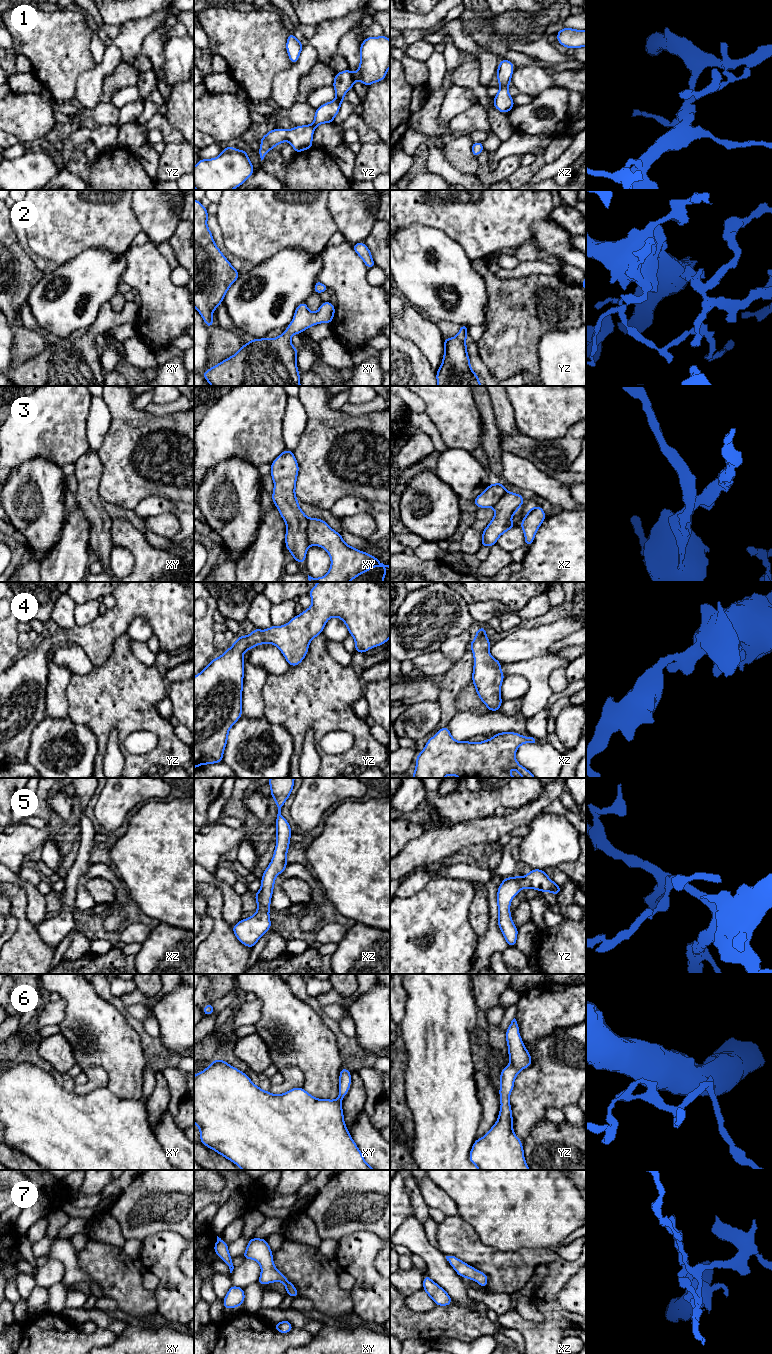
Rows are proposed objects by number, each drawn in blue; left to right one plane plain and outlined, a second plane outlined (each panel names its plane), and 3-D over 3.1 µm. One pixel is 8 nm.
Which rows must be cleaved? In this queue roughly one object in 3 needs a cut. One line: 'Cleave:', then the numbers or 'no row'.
Cleave: no row

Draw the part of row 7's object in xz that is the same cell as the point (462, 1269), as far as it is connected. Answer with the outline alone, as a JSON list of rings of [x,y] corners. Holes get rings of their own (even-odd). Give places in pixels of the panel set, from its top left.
[[[446,1256],[446,1259],[460,1277],[475,1280],[481,1287],[487,1287],[488,1275],[478,1271],[455,1256]]]

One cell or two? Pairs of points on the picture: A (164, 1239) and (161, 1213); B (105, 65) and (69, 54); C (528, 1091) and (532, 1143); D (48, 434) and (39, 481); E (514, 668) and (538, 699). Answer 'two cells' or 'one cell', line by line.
A: two cells
B: two cells
C: two cells
D: two cells
E: one cell

